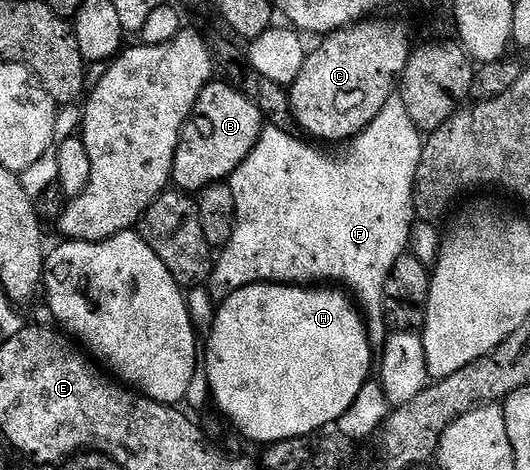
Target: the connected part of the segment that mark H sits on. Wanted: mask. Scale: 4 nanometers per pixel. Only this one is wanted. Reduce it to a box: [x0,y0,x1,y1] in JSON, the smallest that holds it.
[204,284,374,446]

